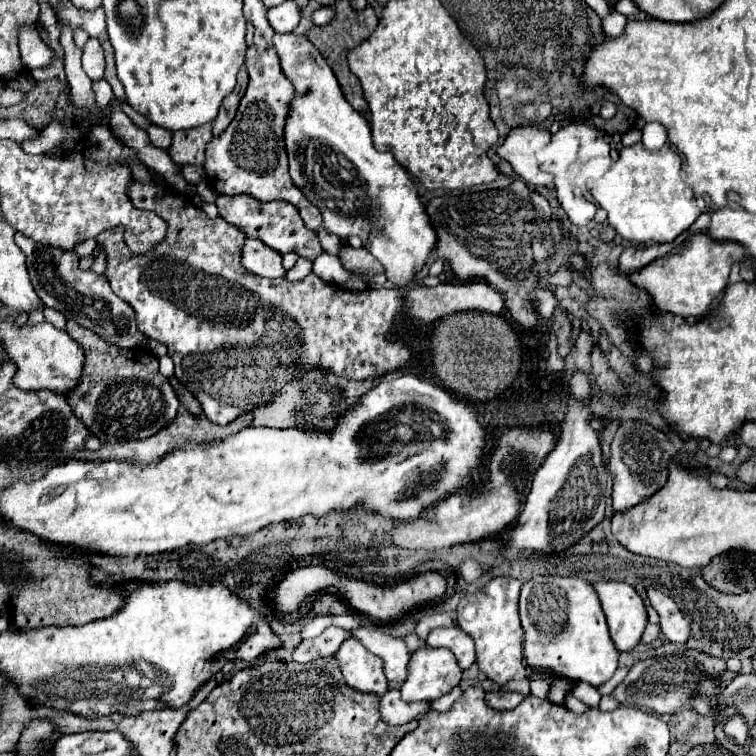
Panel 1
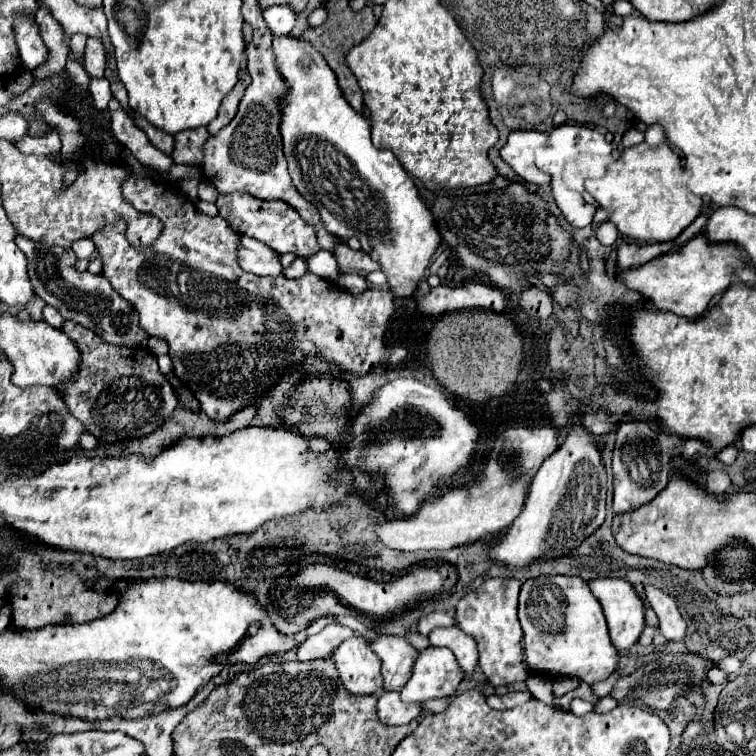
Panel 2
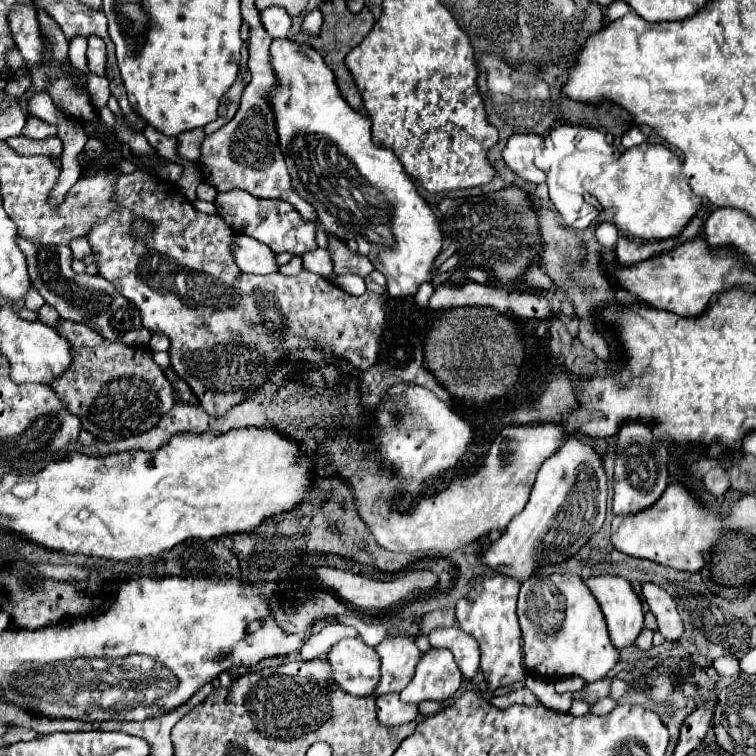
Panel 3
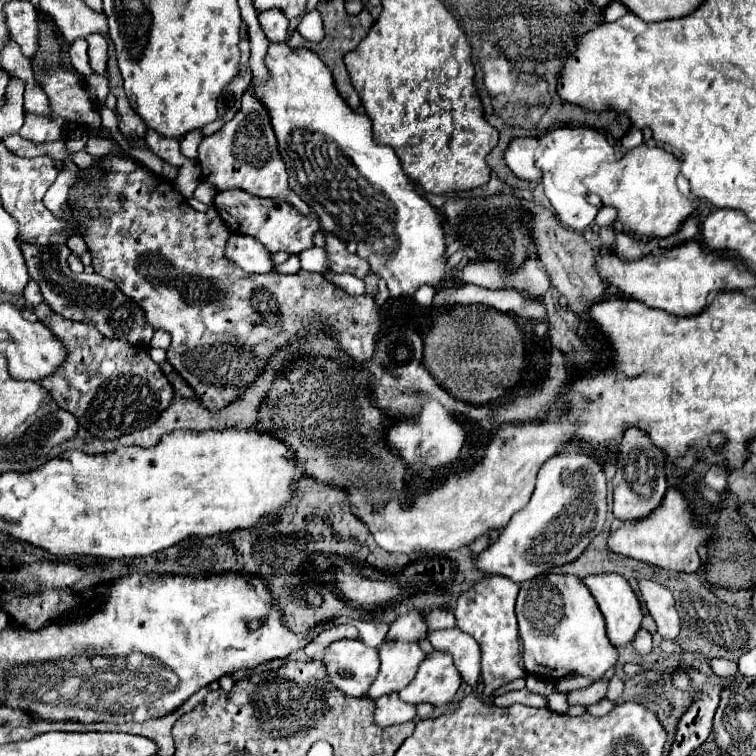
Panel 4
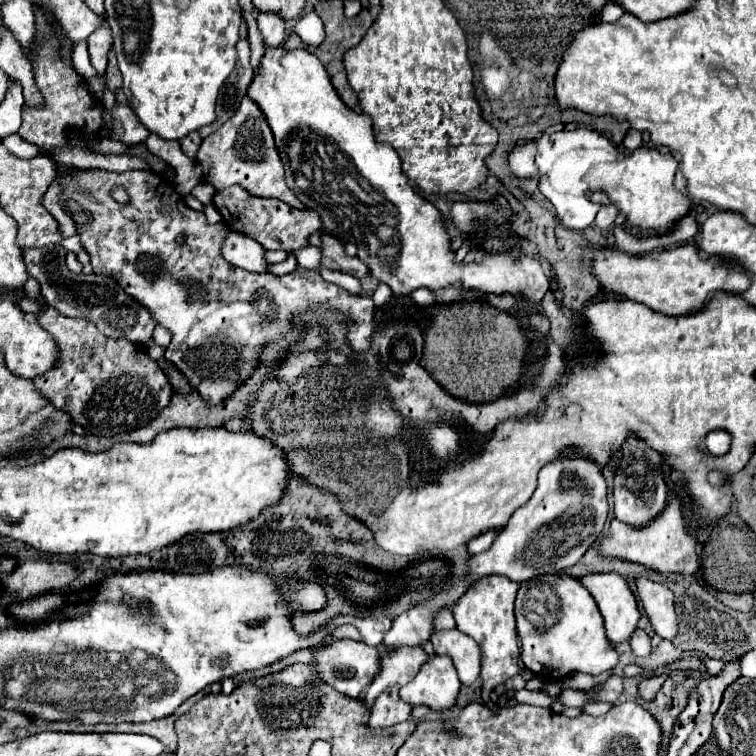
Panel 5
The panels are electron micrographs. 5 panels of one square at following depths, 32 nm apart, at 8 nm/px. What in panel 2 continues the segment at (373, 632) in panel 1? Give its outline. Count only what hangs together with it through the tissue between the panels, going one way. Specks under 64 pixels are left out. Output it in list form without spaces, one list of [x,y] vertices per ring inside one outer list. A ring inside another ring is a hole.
[[[388,634],[380,636],[380,640],[366,640],[366,644],[380,656],[382,661],[384,690],[402,690],[402,686],[410,678],[412,662],[418,650],[412,648],[406,638]]]

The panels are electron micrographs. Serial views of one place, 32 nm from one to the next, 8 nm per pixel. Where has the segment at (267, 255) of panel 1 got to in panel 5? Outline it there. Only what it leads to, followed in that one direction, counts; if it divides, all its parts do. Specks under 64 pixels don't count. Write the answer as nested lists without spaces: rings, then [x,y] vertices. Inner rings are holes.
[[[228,232],[222,246],[222,256],[246,272],[268,272],[270,262],[266,260],[264,252],[266,250],[262,244],[240,232]]]

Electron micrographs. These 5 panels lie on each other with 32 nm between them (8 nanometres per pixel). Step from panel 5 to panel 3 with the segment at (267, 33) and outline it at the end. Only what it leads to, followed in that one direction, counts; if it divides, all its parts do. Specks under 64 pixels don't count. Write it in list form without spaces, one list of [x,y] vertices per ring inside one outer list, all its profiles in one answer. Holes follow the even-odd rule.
[[[272,6],[272,8],[262,10],[260,16],[264,22],[264,28],[268,30],[268,34],[272,38],[286,38],[288,36],[288,32],[292,28],[292,16],[288,14],[286,8]]]

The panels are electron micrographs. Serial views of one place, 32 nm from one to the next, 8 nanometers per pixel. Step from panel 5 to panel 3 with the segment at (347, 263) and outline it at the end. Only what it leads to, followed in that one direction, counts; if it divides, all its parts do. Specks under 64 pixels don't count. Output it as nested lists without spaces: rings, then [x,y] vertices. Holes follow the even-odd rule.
[[[330,236],[330,248],[328,250],[332,254],[336,274],[358,274],[358,276],[366,278],[374,270],[374,264],[370,262],[368,256],[352,252],[342,240],[338,240],[334,236]]]

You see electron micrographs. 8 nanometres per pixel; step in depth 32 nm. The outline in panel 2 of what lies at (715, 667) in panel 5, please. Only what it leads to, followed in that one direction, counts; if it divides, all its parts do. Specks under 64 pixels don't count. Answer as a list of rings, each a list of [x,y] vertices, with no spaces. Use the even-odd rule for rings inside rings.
[[[728,656],[728,658],[720,659],[718,666],[721,670],[726,671],[732,676],[736,676],[741,668],[741,662],[733,656]]]

